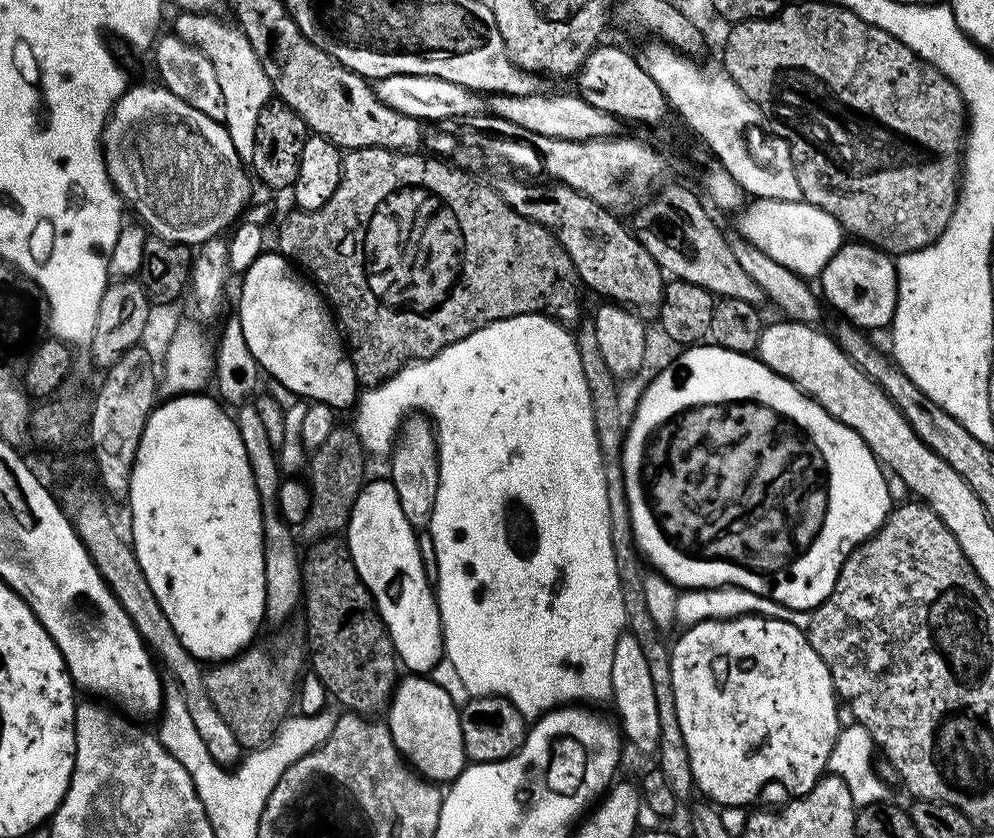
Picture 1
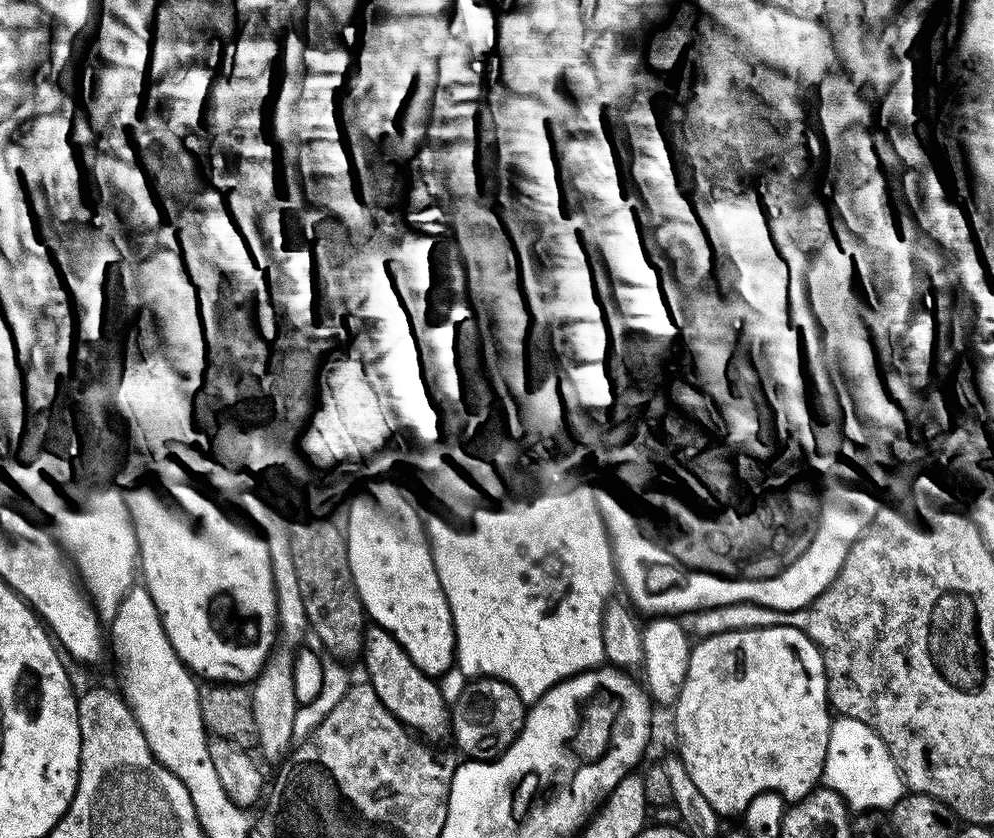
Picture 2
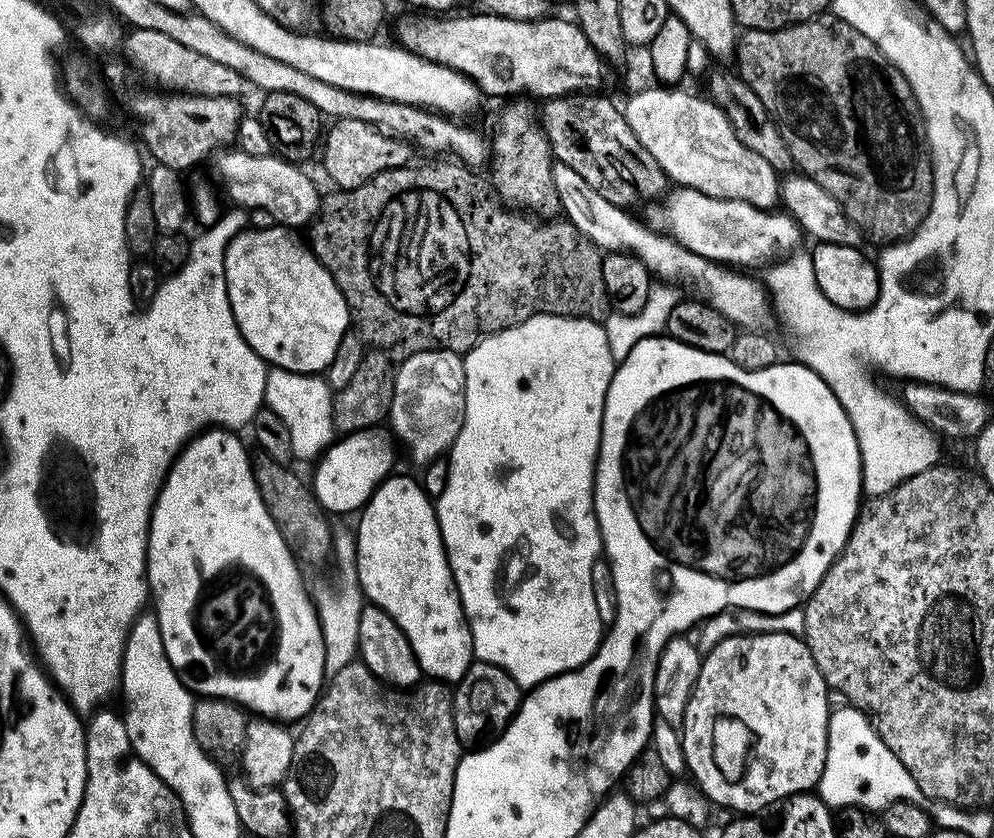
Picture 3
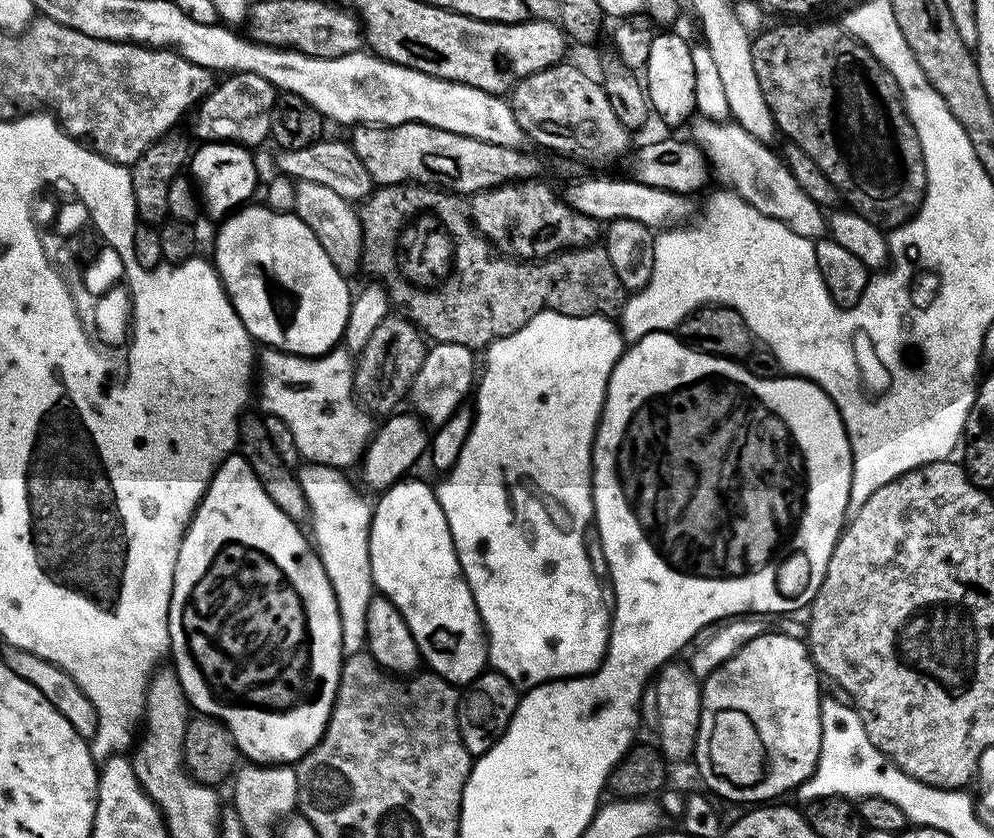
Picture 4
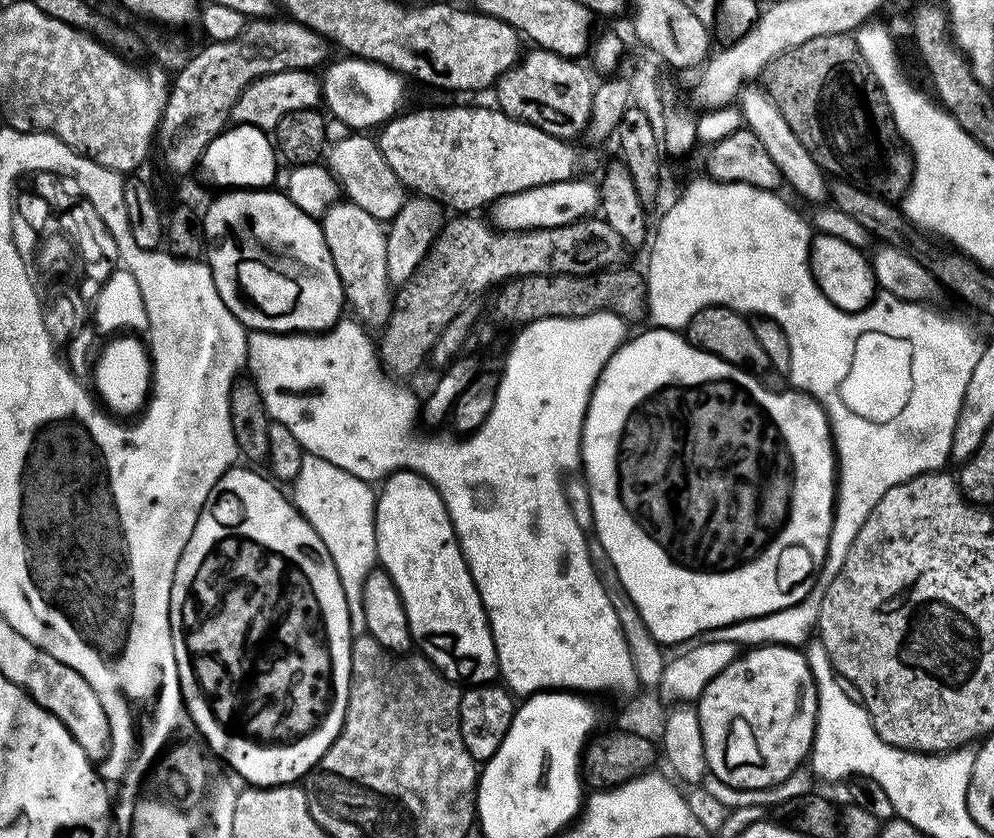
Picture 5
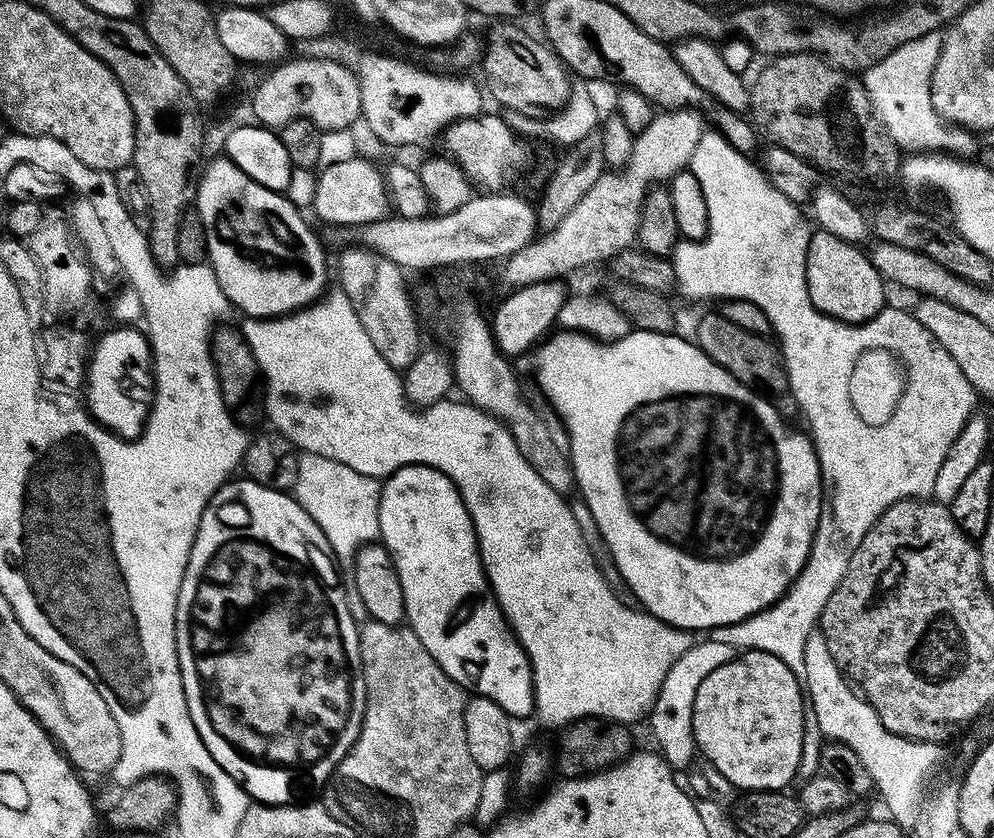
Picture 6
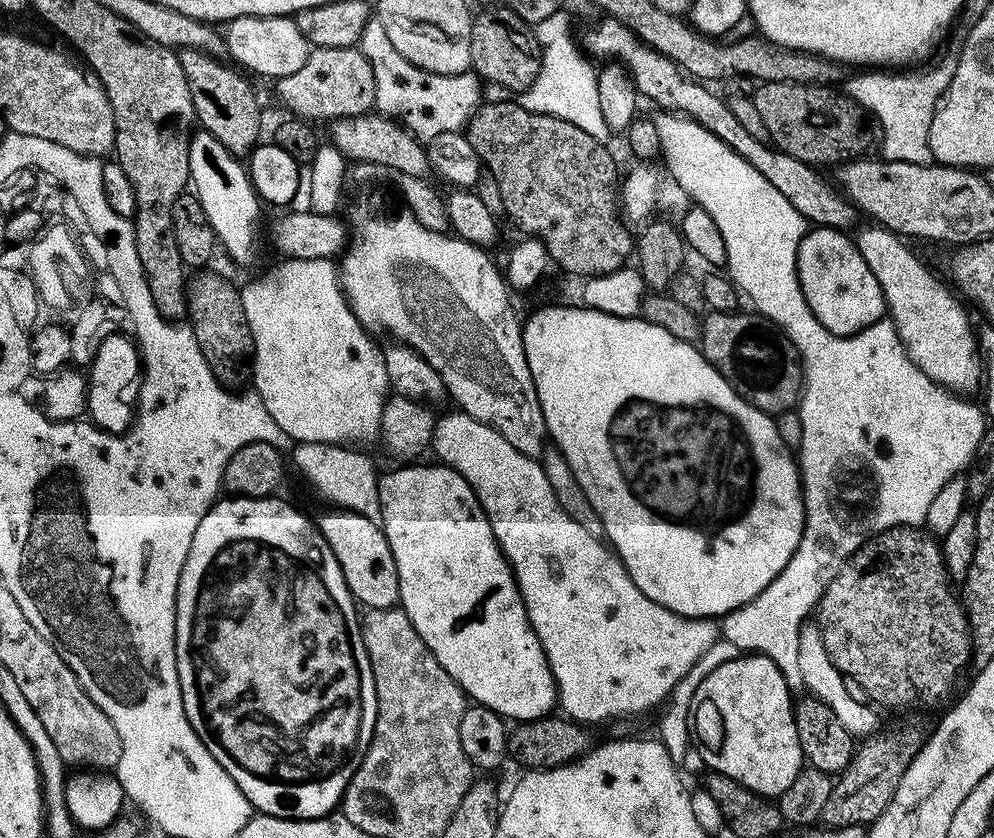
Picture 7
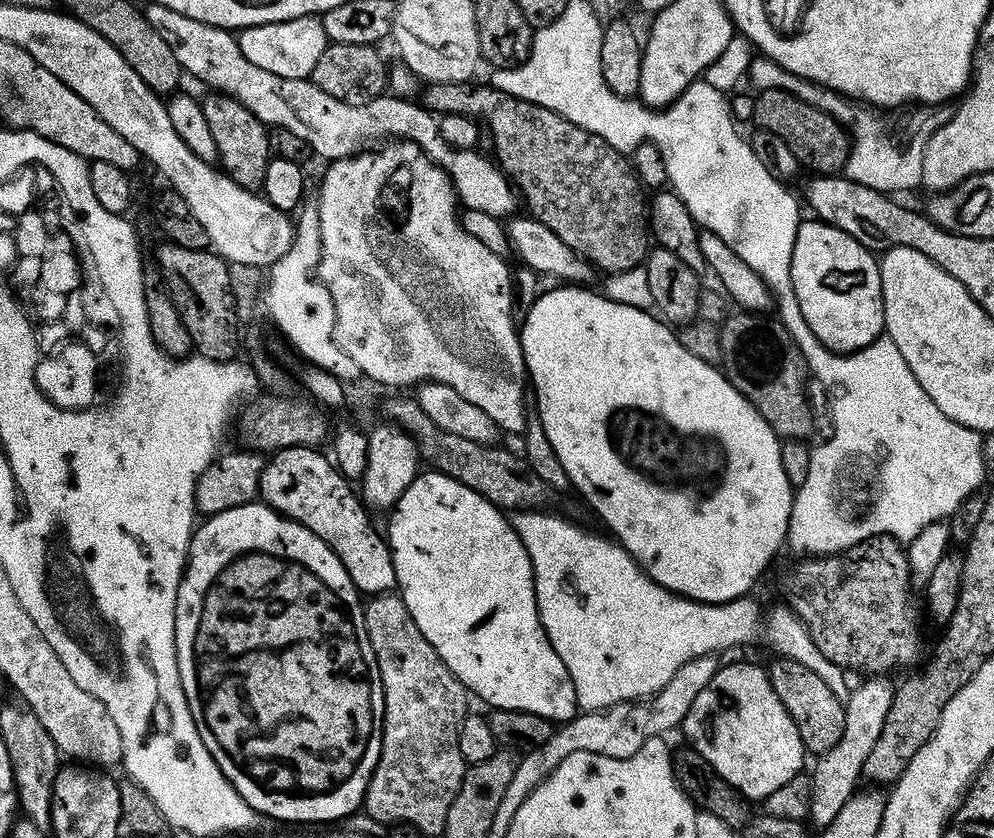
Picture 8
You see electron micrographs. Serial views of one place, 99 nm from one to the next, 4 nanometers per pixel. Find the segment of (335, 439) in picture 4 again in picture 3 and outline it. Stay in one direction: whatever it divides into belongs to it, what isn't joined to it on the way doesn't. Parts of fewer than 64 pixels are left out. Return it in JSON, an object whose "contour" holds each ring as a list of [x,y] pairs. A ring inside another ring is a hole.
{"contour":[[[272,368],[266,378],[264,404],[271,412],[278,414],[282,422],[286,422],[286,430],[290,430],[292,454],[297,461],[315,461],[333,443],[334,400],[323,375]]]}

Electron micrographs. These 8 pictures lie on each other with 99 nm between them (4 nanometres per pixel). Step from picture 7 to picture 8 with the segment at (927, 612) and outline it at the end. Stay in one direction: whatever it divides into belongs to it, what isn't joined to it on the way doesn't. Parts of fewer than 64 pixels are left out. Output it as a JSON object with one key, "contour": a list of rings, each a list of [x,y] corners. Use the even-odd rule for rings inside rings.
{"contour":[[[871,536],[868,540],[863,540],[861,544],[856,544],[847,552],[833,554],[823,558],[808,558],[805,564],[800,564],[788,576],[788,589],[785,590],[783,599],[789,608],[795,612],[796,616],[808,628],[810,638],[814,642],[814,646],[818,646],[818,650],[822,650],[822,654],[826,654],[826,658],[830,658],[830,662],[834,662],[840,668],[849,668],[863,674],[884,674],[895,664],[912,664],[920,656],[920,634],[916,628],[916,612],[912,609],[912,596],[910,591],[908,558],[905,549],[902,547],[901,541],[896,540],[892,536]]]}

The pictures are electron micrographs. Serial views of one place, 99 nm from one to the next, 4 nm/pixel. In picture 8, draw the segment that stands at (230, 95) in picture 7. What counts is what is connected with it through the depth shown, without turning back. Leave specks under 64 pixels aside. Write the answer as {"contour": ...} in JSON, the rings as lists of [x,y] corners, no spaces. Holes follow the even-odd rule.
{"contour":[[[215,90],[207,94],[209,96],[203,97],[202,103],[206,122],[210,125],[210,134],[214,138],[219,167],[238,186],[249,190],[259,189],[264,183],[264,175],[270,161],[269,129],[233,96]]]}

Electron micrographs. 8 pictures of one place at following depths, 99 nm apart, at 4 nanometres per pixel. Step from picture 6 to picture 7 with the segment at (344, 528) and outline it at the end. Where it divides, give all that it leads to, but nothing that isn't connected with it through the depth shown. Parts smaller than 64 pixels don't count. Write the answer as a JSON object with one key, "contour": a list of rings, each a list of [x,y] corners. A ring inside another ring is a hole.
{"contour":[[[304,442],[297,443],[291,453],[297,470],[308,480],[309,484],[333,507],[358,513],[378,522],[381,514],[380,488],[378,472],[375,472],[371,460],[360,450],[330,443]]]}

